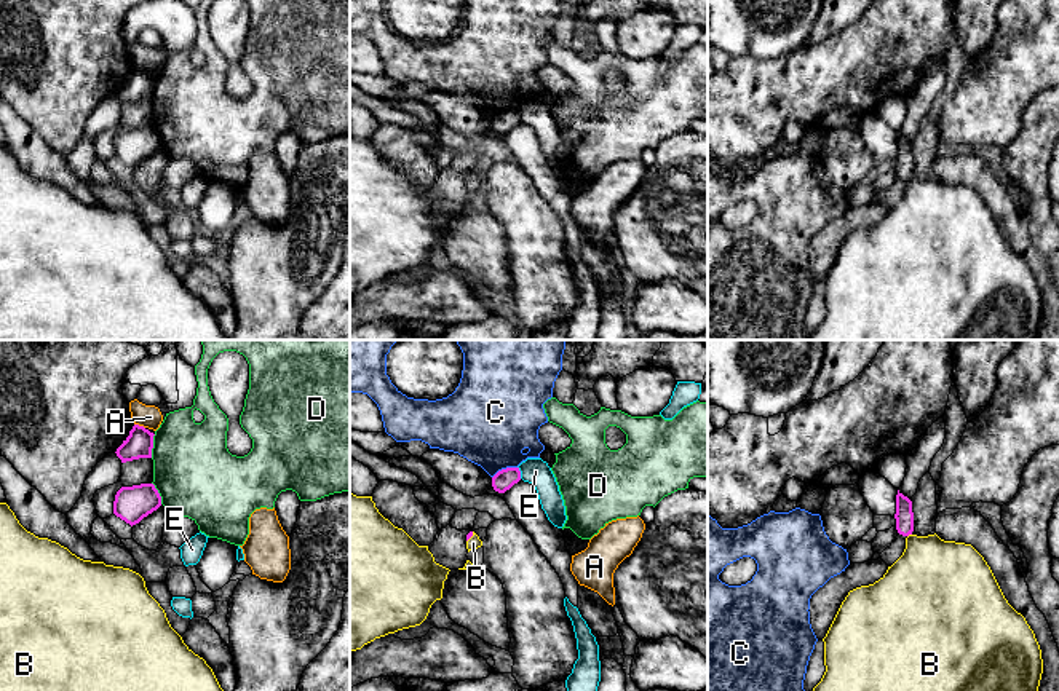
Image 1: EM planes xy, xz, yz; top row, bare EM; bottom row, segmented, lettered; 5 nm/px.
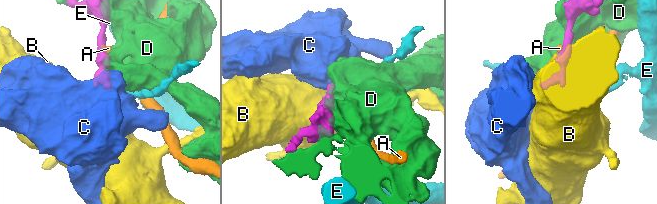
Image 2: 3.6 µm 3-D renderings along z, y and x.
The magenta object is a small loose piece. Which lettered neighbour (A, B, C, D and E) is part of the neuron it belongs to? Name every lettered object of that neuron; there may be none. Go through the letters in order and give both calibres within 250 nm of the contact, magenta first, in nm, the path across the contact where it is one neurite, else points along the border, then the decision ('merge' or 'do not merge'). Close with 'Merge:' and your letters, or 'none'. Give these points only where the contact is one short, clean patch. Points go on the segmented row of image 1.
A: 140 nm thick on the magenta side, 120 nm on the other; border along xy (134, 423), (144, 428); do not merge
B: 100 nm thick on the magenta side, 380 nm on the other; runs through yz (904, 517), (904, 527), (909, 533), (933, 576); merge
C: 100 nm thick on the magenta side, 440 nm on the other; border along xz (516, 466), (507, 466), (492, 477); do not merge
D: 140 nm thick on the magenta side, 400 nm on the other; do not merge
E: 100 nm thick on the magenta side, 140 nm on the other; border along xz (518, 466), (521, 477); do not merge
Merge: B

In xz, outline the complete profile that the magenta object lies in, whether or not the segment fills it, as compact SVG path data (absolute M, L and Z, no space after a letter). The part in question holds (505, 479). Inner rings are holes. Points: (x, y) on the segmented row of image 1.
M506 468L506 469L498 471L492 477L492 487L498 493L505 493L506 490L510 490L519 480L521 480L519 468Z

